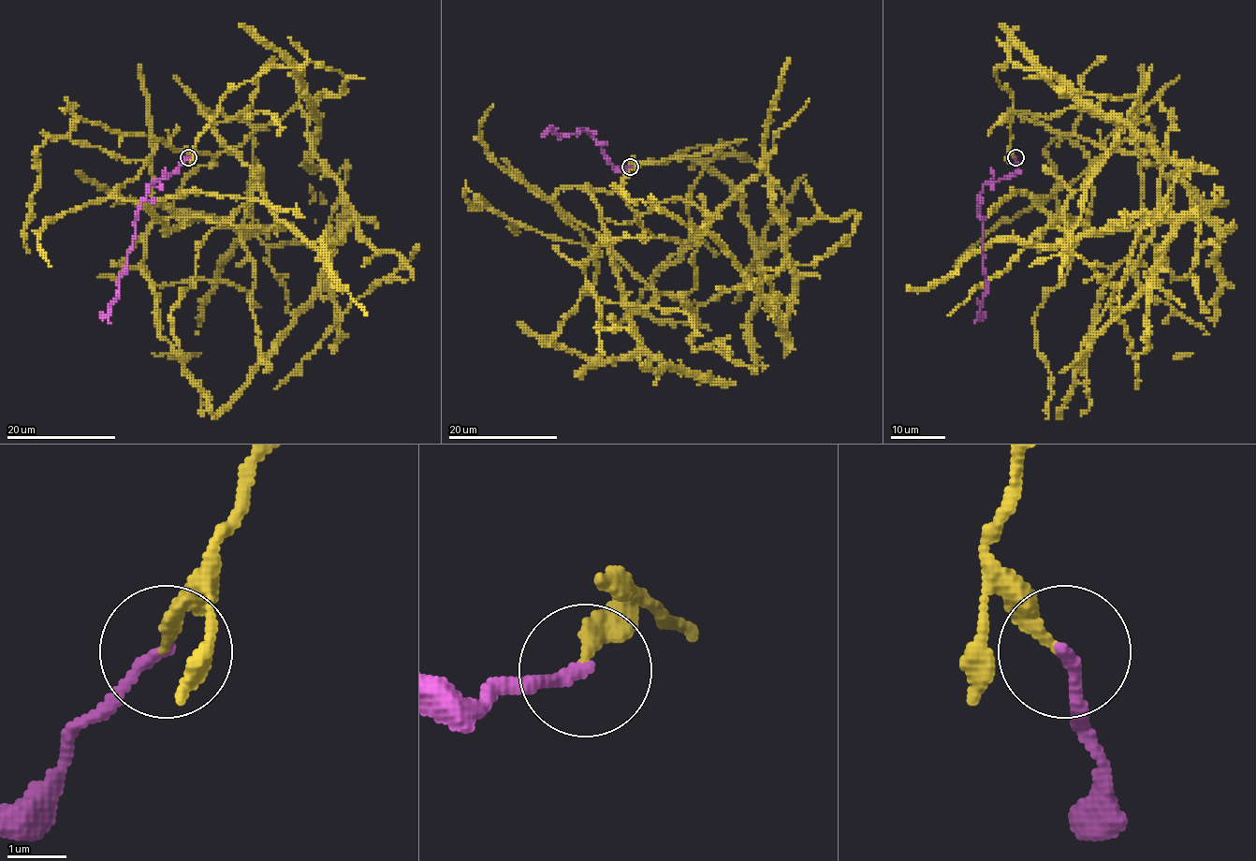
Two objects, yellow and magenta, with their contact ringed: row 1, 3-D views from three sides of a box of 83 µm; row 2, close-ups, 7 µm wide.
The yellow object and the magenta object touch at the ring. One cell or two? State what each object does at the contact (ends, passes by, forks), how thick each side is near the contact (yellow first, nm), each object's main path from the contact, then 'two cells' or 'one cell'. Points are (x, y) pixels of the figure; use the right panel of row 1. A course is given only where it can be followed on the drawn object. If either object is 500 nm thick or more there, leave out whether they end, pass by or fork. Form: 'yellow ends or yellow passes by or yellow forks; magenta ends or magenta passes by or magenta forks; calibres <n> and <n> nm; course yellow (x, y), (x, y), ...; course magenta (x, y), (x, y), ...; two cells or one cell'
yellow ends; magenta ends; calibres 240 and 190 nm; course yellow (1015, 158), (1008, 63), (1136, 99), (1082, 355), (1170, 114), (1035, 201), (1136, 141), (1080, 415); course magenta (1015, 158), (1017, 171), (990, 181), (982, 188), (979, 198), (986, 280), (979, 314), (986, 313); two cells

